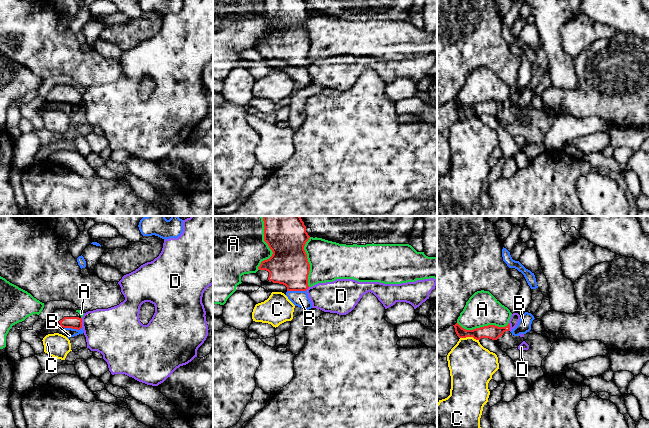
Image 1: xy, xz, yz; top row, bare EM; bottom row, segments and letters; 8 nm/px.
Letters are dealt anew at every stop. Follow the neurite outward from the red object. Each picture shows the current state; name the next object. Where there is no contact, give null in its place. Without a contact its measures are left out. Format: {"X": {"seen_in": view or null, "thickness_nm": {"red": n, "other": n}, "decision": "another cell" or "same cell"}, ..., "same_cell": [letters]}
{"A": {"seen_in": "yz", "thickness_nm": {"red": 120, "other": 280}, "decision": "another cell"}, "B": {"seen_in": "xz", "thickness_nm": {"red": 320, "other": 130}, "decision": "another cell"}, "C": {"seen_in": "yz", "thickness_nm": {"red": 120, "other": 360}, "decision": "another cell"}, "D": {"seen_in": "xy", "thickness_nm": {"red": 100, "other": 380}, "decision": "another cell"}, "same_cell": []}

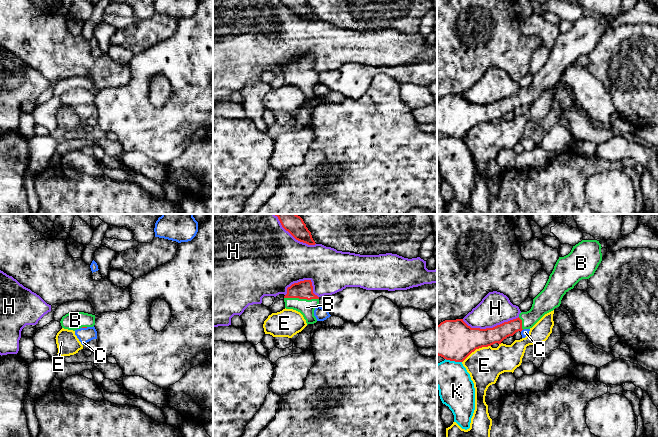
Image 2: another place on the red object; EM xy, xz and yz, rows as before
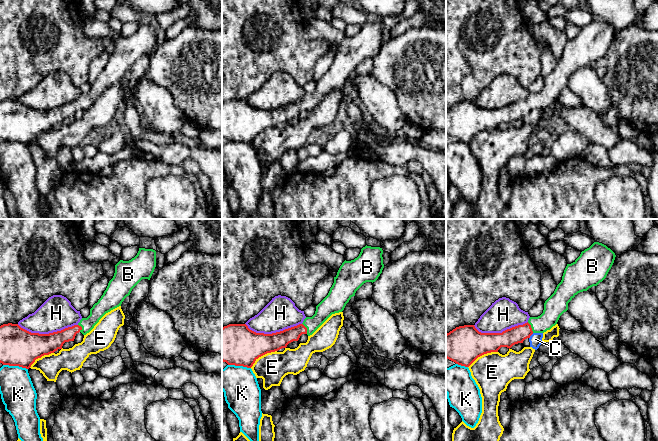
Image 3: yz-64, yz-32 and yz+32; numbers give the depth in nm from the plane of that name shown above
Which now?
{"B": {"seen_in": "xz", "thickness_nm": {"red": 140, "other": 130}, "decision": "same cell"}, "C": {"seen_in": "xy", "thickness_nm": {"red": 20, "other": 120}, "decision": "another cell"}, "E": {"seen_in": "yz", "thickness_nm": {"red": 320, "other": 280}, "decision": "another cell"}, "H": {"seen_in": "yz", "thickness_nm": {"red": 240, "other": 260}, "decision": "another cell"}, "K": {"seen_in": "yz", "thickness_nm": {"red": 320, "other": 280}, "decision": "another cell"}, "same_cell": ["B"]}

